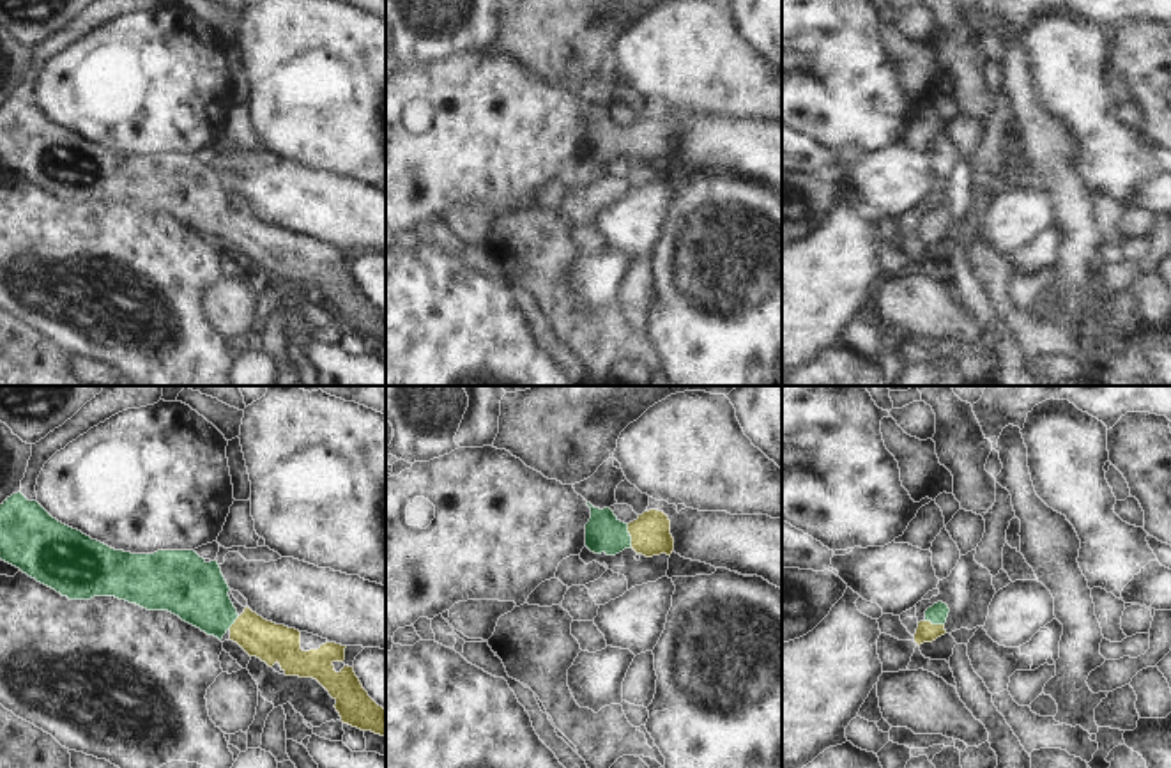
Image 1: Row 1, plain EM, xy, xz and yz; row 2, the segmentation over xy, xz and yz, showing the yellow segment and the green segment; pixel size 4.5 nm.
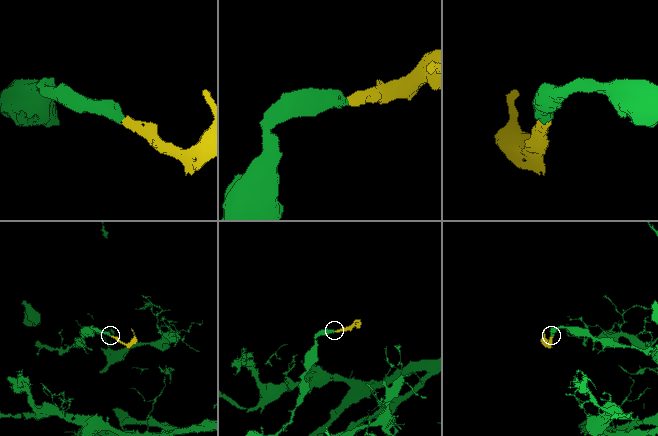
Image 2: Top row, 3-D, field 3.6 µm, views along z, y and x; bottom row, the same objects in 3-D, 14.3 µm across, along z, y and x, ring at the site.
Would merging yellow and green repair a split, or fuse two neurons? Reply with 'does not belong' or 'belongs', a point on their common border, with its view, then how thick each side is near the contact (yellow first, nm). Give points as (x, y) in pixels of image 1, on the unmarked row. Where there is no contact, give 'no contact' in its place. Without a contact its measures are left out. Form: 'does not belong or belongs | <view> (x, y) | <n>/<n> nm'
belongs | xz (630, 138) | 180/180 nm

